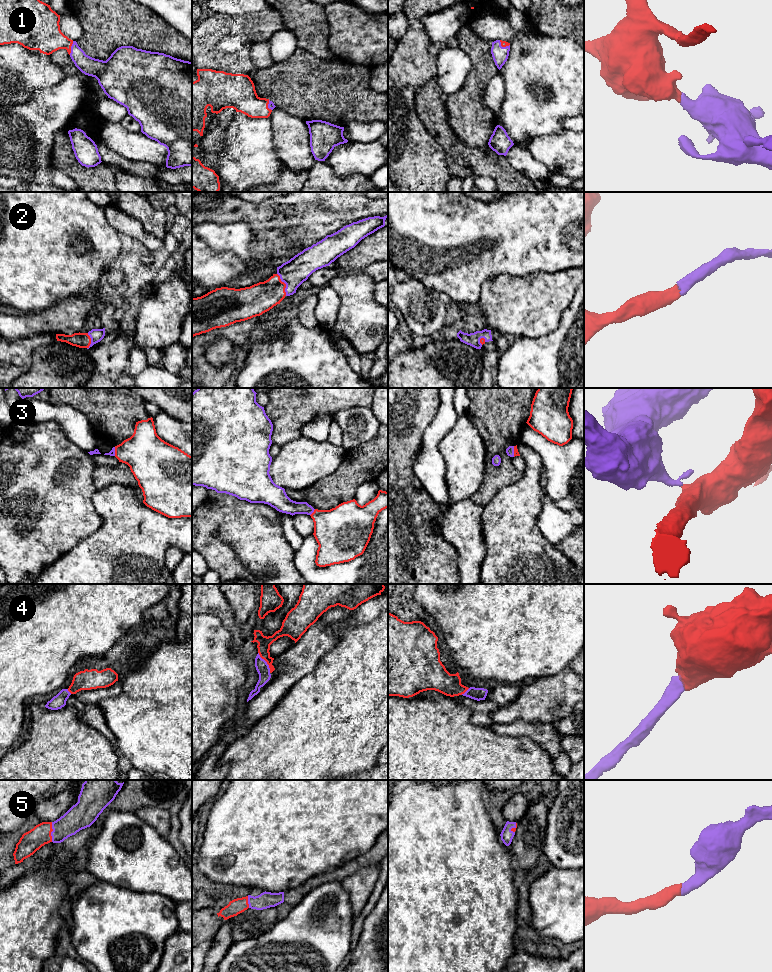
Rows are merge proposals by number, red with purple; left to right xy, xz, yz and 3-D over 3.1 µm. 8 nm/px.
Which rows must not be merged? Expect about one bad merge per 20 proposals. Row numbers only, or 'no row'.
no row

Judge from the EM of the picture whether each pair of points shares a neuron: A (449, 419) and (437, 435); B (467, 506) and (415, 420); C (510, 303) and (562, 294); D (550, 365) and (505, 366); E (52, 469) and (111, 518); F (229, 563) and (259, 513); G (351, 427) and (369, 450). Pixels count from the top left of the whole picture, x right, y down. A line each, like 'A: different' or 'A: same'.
A: same
B: different
C: same
D: same
E: different
F: same
G: different

